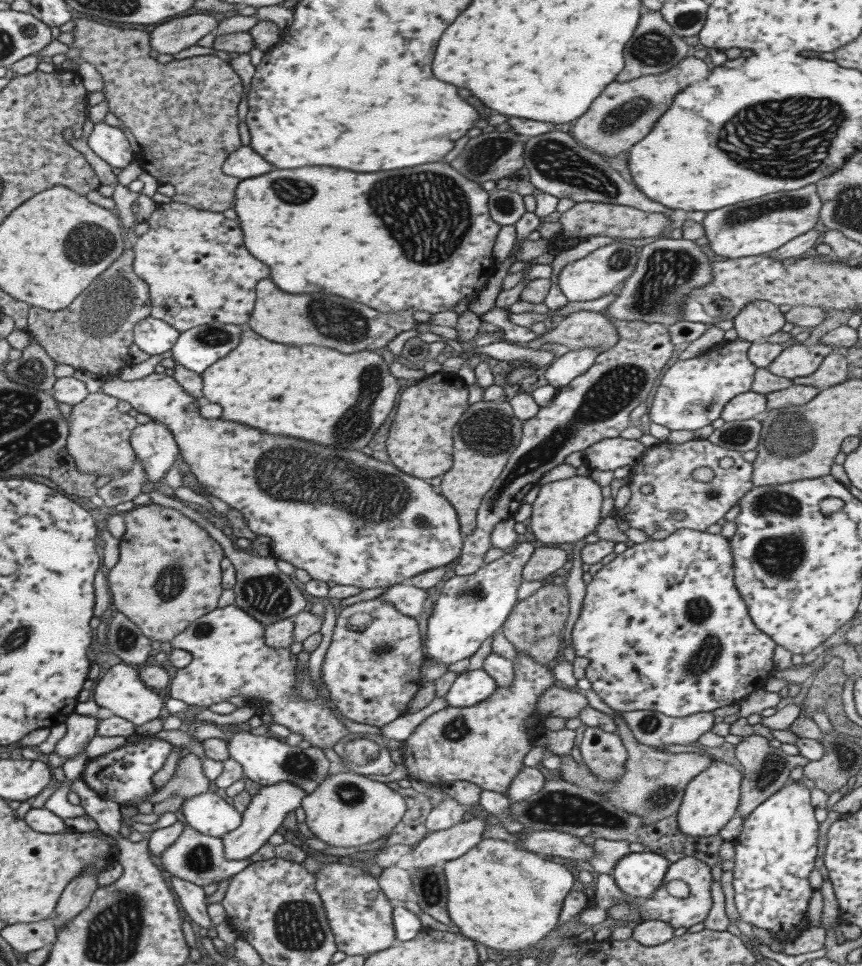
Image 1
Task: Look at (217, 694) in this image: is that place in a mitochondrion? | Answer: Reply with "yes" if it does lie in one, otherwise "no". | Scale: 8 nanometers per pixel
no

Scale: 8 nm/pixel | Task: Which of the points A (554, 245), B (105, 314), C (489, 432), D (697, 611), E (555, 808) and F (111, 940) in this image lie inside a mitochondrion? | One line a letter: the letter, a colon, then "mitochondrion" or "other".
A: other
B: mitochondrion
C: mitochondrion
D: mitochondrion
E: mitochondrion
F: mitochondrion

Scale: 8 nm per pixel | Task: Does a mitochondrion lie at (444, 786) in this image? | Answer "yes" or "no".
no

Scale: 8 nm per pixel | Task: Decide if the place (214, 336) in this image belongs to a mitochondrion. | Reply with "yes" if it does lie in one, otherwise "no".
yes

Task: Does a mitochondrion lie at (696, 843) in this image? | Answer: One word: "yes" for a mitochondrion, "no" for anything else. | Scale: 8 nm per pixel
no

